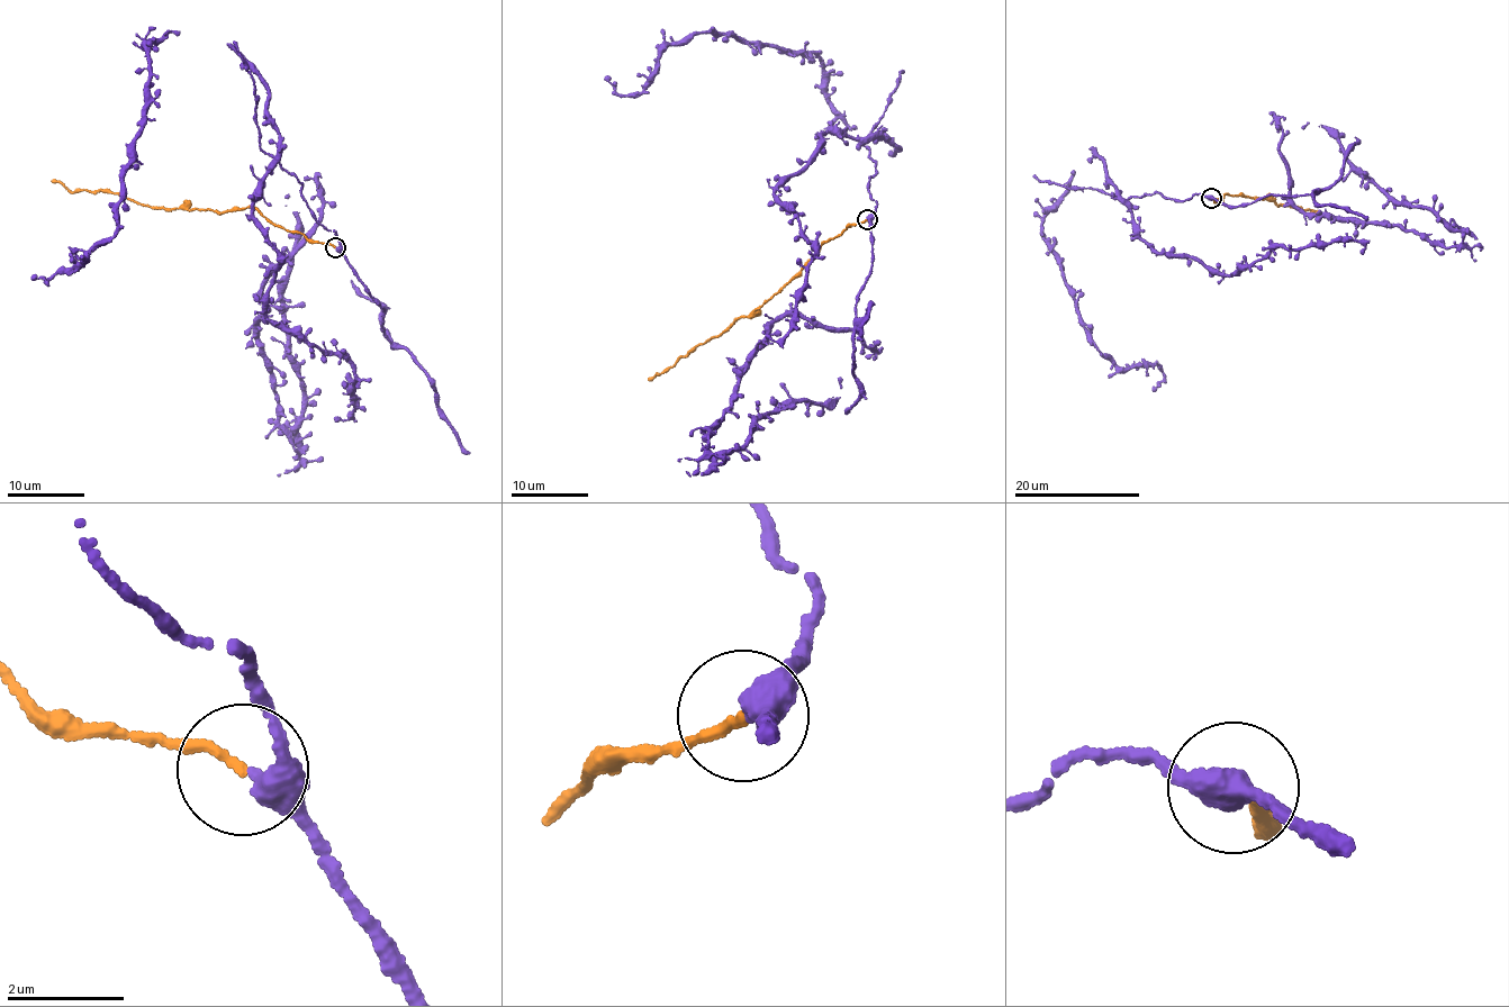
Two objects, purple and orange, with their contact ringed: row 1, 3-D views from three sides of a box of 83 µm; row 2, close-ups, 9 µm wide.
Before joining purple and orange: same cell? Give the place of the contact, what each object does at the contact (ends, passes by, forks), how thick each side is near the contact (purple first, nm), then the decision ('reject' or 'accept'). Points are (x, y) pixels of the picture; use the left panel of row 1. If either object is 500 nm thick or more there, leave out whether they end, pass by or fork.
at (335, 247); purple passes by; orange ends there; 340 nm thick on the purple side, 140 nm on the other; accept

